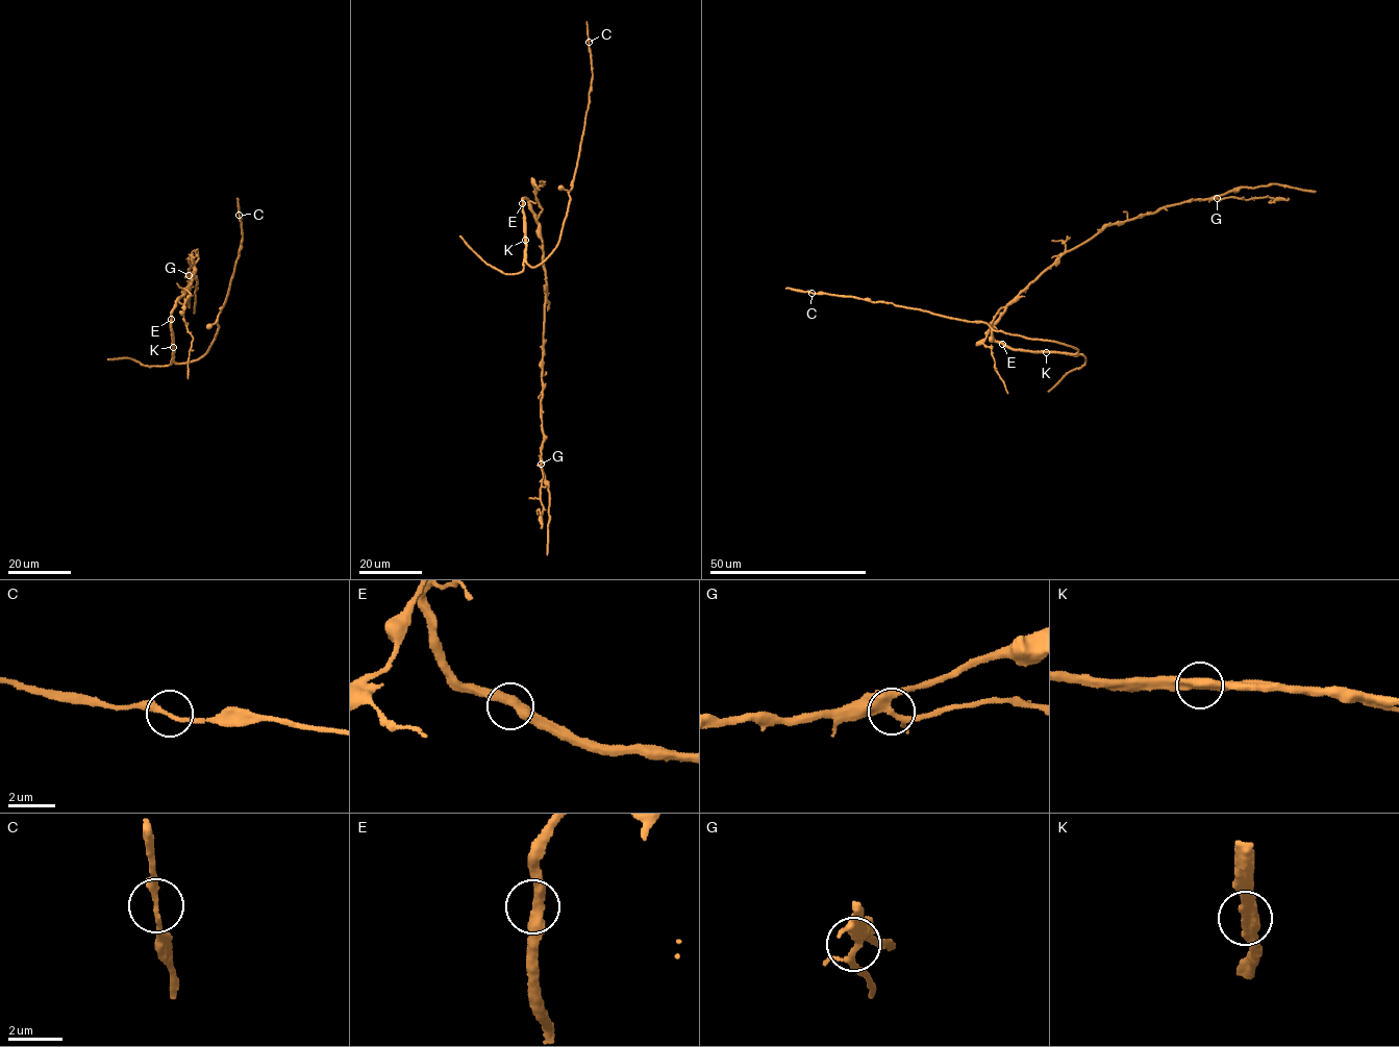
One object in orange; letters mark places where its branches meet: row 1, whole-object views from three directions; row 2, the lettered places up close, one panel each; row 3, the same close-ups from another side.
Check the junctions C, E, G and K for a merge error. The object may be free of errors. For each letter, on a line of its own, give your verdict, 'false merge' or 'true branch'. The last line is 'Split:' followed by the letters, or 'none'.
C: true branch
E: true branch
G: true branch
K: true branch
Split: none

